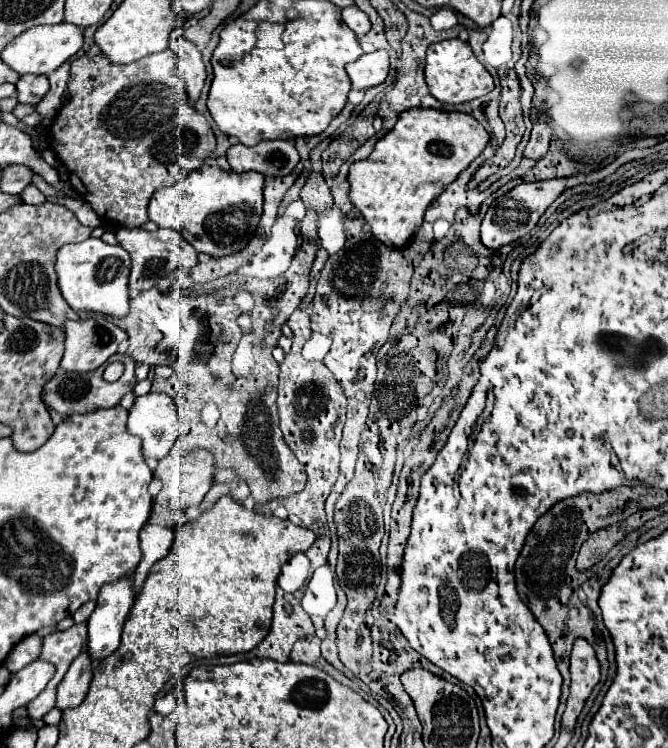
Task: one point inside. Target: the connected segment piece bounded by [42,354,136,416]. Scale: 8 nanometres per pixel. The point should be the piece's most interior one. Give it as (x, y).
(68, 392)

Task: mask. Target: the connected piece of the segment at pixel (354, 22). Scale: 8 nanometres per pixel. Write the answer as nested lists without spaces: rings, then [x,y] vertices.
[[[350,6],[350,8],[344,8],[342,10],[342,20],[348,24],[348,28],[354,32],[354,34],[358,34],[358,36],[362,36],[362,34],[366,34],[368,30],[370,30],[370,20],[368,20],[368,16],[358,8],[358,6]]]

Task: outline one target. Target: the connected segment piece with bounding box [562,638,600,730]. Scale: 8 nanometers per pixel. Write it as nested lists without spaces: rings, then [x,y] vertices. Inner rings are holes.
[[[582,638],[574,642],[570,654],[570,678],[572,678],[570,696],[568,696],[566,710],[562,714],[564,730],[574,730],[586,698],[590,696],[592,688],[600,682],[600,664],[596,660],[594,648]]]

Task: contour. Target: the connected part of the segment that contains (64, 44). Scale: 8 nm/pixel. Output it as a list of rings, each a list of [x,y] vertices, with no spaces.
[[[70,22],[60,24],[46,24],[46,26],[32,26],[30,30],[24,30],[14,38],[2,52],[2,60],[16,70],[18,74],[50,74],[56,70],[62,62],[66,62],[70,56],[74,56],[82,48],[84,36],[82,30]]]

